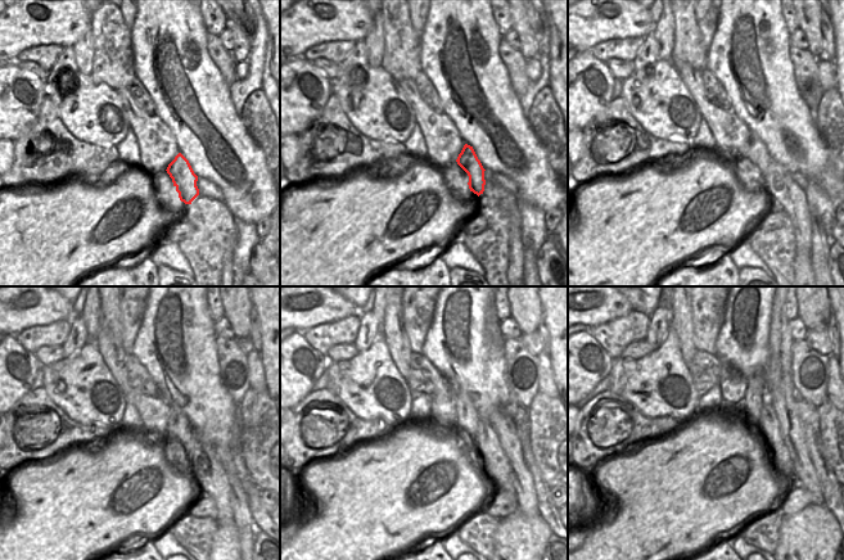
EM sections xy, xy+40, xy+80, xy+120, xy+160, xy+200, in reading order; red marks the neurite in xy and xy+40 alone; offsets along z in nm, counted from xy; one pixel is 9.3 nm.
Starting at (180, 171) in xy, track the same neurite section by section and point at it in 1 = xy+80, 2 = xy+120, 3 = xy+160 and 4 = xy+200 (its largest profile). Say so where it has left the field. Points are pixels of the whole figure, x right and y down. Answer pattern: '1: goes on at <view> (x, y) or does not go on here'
1: goes on at xy+80 (757, 153)
2: goes on at xy+120 (179, 429)
3: goes on at xy+160 (468, 418)
4: goes on at xy+200 (752, 405)

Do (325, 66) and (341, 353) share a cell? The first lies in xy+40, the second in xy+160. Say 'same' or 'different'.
same

